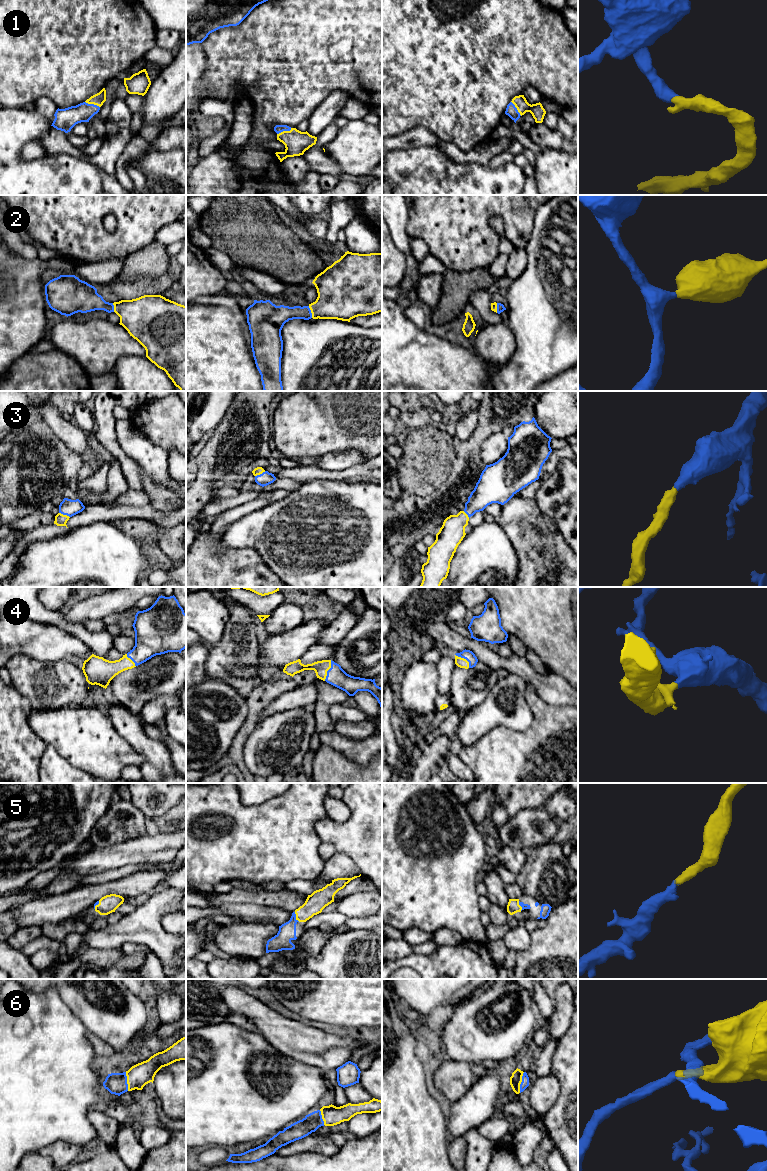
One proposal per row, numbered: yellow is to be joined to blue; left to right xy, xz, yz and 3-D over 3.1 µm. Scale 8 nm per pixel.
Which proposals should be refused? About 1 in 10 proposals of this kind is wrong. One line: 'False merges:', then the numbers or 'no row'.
False merges: no row

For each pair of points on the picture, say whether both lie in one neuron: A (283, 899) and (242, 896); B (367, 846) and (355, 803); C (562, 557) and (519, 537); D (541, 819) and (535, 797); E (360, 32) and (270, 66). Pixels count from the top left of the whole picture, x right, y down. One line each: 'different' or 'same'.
A: same
B: same
C: same
D: different
E: same

